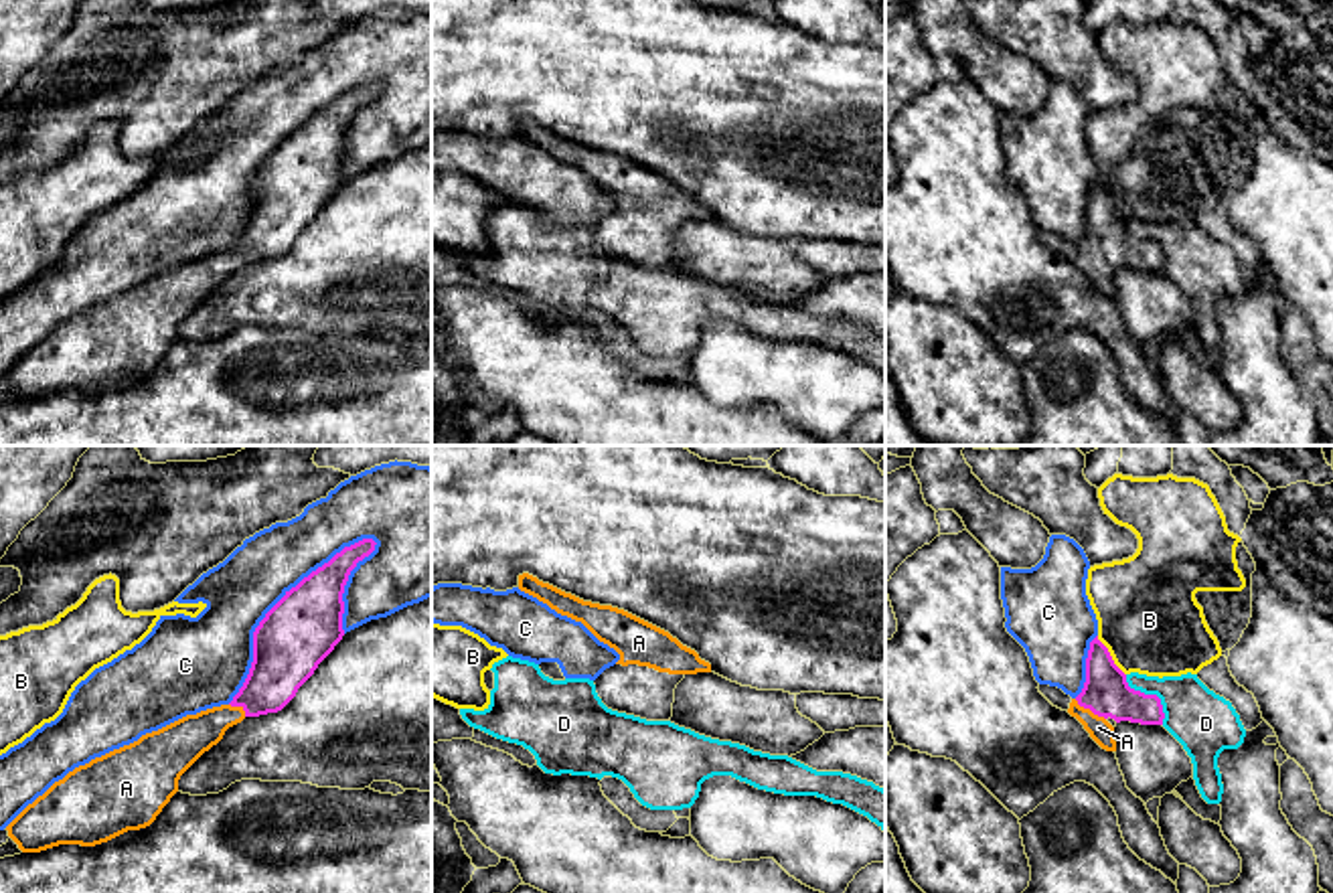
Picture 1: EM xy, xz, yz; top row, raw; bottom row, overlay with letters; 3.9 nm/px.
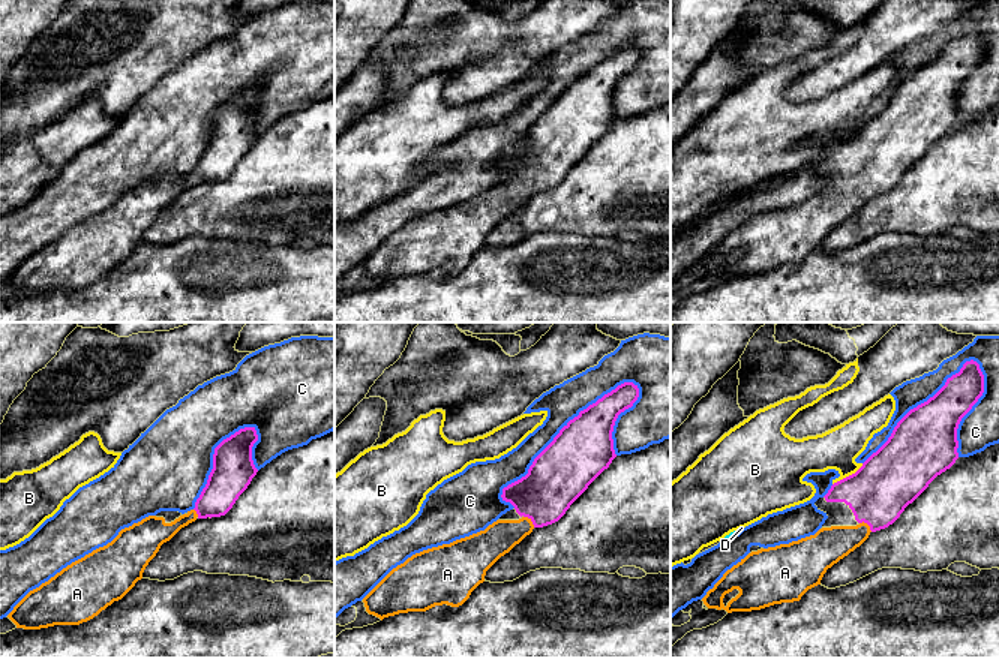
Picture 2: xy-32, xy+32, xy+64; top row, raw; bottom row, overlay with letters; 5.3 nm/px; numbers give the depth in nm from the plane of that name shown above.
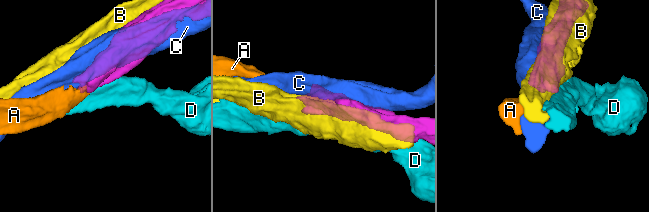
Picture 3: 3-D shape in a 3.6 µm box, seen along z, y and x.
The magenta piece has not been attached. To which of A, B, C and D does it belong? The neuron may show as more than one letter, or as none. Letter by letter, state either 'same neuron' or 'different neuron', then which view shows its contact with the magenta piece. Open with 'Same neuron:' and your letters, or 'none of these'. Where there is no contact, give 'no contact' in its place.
Same neuron: A
A: same neuron; meets magenta in yz
B: different neuron; meets magenta in yz
C: different neuron; meets magenta in xy
D: different neuron; meets magenta in yz

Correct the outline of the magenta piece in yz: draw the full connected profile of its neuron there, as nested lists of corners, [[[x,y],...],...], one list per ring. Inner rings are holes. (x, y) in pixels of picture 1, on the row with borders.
[[[1098,636],[1090,642],[1084,688],[1072,699],[1068,713],[1106,751],[1116,751],[1114,727],[1106,721],[1108,717],[1116,723],[1141,725],[1163,725],[1165,719],[1161,699],[1130,688],[1126,674],[1114,664]]]

